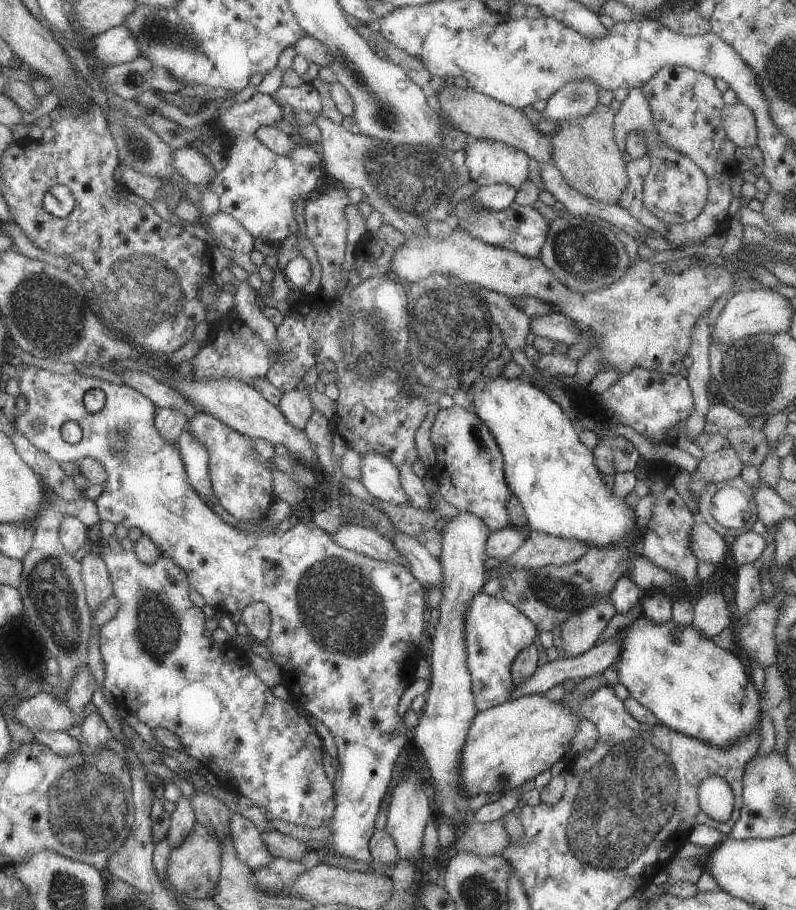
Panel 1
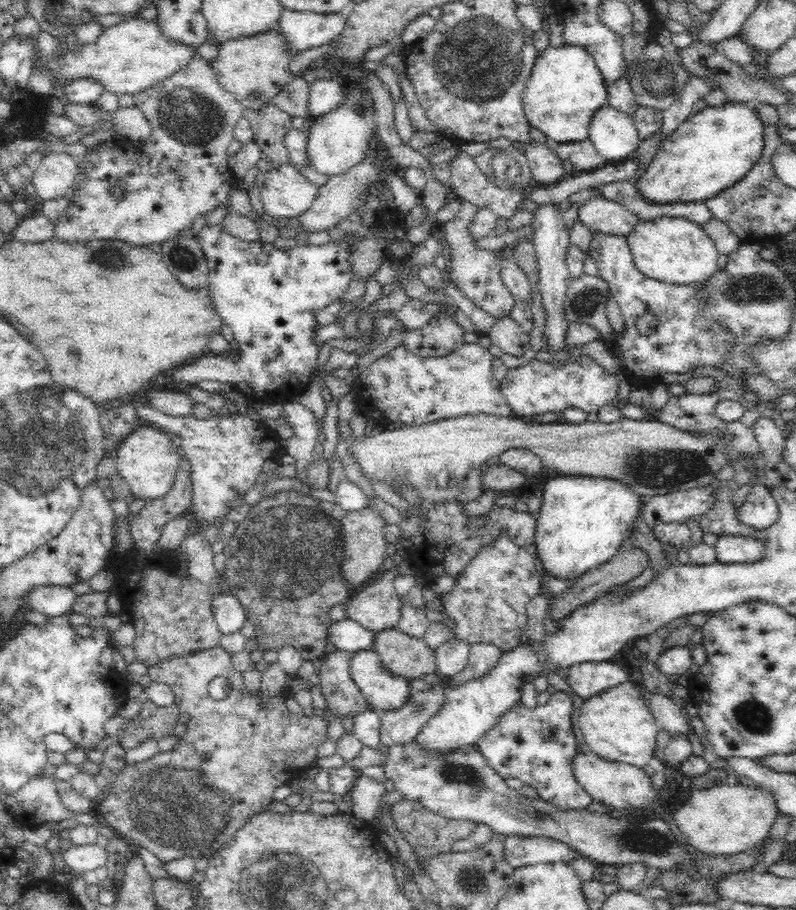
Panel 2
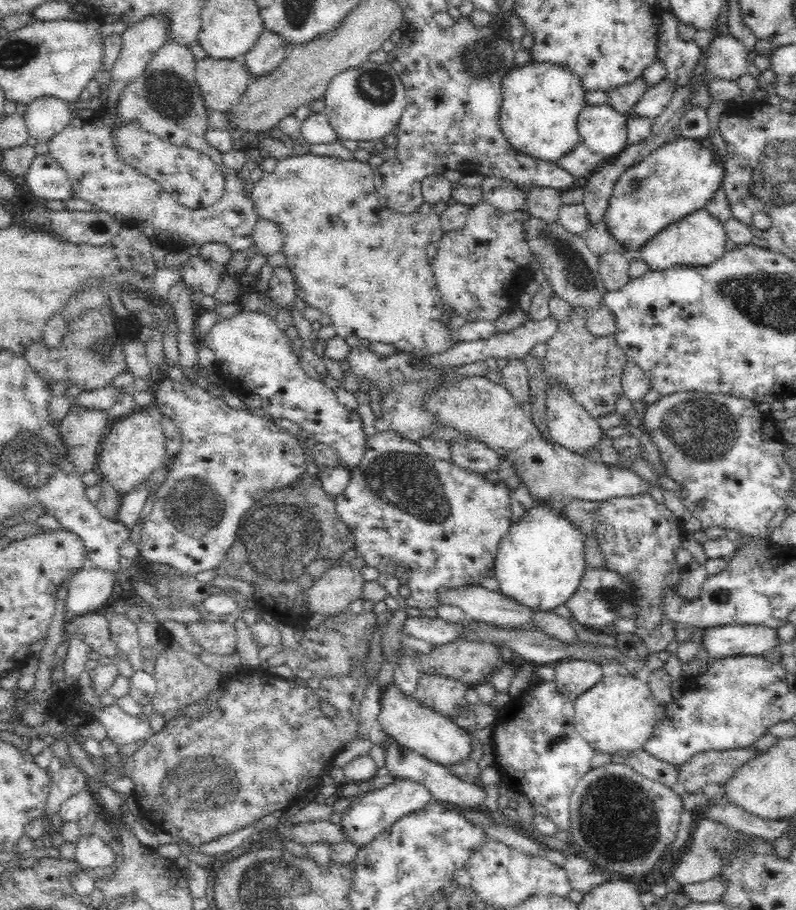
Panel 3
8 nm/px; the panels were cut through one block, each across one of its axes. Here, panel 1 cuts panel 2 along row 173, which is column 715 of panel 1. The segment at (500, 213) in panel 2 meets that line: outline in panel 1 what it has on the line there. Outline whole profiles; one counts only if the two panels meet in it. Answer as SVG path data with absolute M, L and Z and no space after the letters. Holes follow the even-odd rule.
M724 445L710 454L704 454L697 462L694 472L689 474L690 483L687 489L691 495L699 500L702 488L711 483L717 484L724 480L731 480L739 476L743 463L731 445Z

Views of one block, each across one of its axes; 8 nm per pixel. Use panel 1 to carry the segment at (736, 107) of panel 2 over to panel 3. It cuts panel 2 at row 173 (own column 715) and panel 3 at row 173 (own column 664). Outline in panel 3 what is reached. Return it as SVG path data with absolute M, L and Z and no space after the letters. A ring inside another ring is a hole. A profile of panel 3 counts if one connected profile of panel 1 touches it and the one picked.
M710 137L674 138L662 146L658 146L654 152L650 152L622 172L620 178L614 182L609 204L605 210L604 220L608 225L613 238L625 247L625 250L638 250L644 246L650 238L664 230L666 226L678 222L694 211L704 209L707 202L721 188L725 177L725 166L721 158L717 156Z

